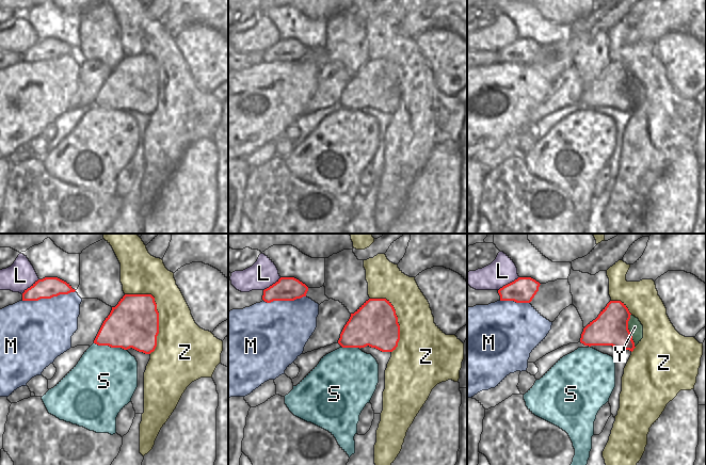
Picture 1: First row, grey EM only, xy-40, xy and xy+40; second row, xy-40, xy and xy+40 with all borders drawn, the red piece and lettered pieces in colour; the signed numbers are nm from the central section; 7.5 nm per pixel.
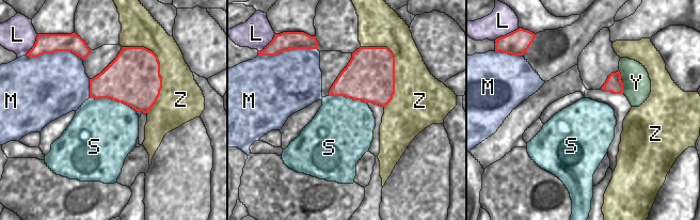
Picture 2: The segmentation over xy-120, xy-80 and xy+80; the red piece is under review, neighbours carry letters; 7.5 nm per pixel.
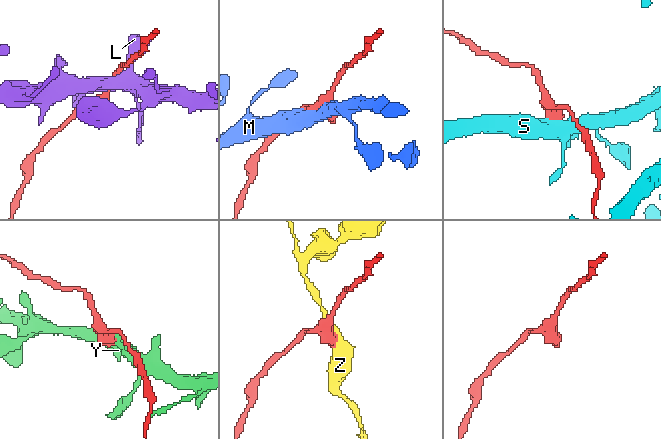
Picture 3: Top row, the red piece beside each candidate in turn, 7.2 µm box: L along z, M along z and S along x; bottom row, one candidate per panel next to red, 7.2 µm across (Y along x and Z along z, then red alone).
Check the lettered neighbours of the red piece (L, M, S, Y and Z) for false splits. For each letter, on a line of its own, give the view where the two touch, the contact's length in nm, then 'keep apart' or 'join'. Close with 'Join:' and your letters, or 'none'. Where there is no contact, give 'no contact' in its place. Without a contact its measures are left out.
L: meets red in xy+40; contact 190 nm long; keep apart
M: meets red in xy-40; contact 400 nm long; keep apart
S: meets red in xy-40; contact 260 nm long; keep apart
Y: meets red in xy+40; contact 260 nm long; keep apart
Z: meets red in xy-40; contact 500 nm long; keep apart
Join: none

